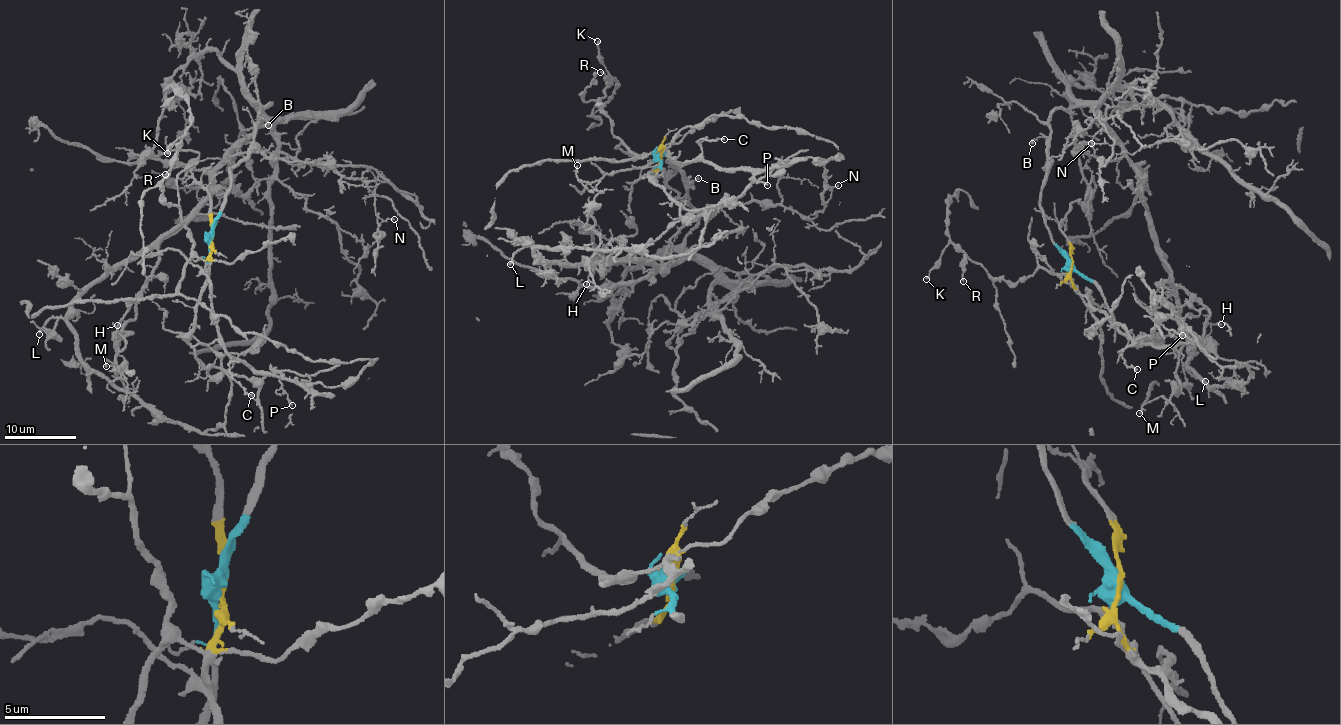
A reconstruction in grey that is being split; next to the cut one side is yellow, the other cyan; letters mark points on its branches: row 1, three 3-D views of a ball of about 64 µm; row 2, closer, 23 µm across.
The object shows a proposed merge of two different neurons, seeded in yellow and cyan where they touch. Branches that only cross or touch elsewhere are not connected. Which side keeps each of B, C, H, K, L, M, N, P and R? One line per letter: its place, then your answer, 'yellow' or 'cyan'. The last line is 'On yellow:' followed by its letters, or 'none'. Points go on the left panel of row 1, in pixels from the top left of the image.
B: place (268, 125); cyan
C: place (251, 395); yellow
H: place (117, 325); cyan
K: place (167, 153); yellow
L: place (39, 334); cyan
M: place (106, 366); cyan
N: place (394, 219); cyan
P: place (292, 405); yellow
R: place (165, 174); yellow
On yellow: C, K, P, R

